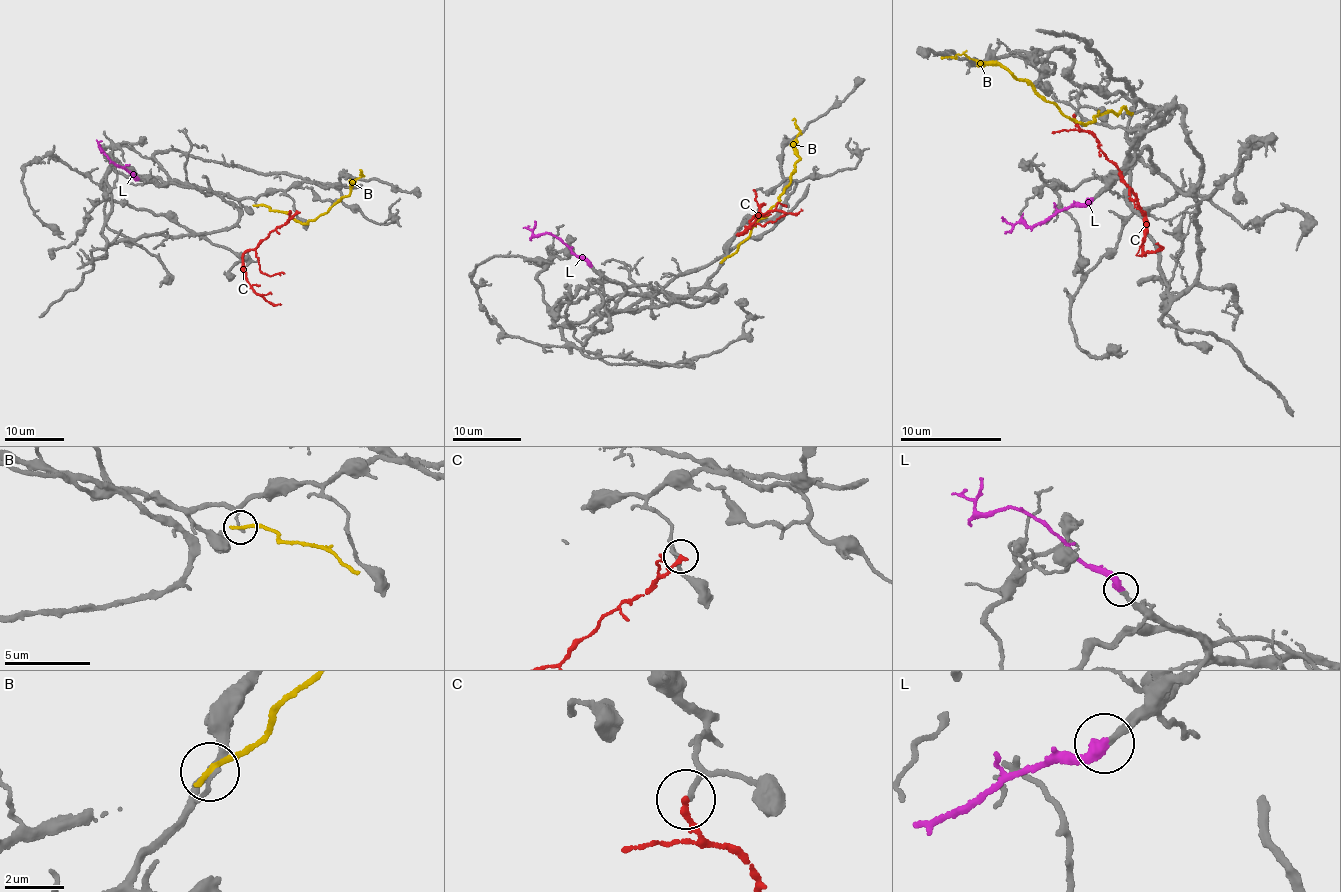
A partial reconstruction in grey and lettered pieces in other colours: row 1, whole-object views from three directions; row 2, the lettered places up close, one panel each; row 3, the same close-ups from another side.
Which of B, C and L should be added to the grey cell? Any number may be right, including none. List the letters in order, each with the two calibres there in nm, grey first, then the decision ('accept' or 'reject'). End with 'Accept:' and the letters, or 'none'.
B: 130 nm thick on the grey side, 200 nm on the other; reject
C: 160 nm thick on the grey side, 240 nm on the other; reject
L: 240 nm thick on the grey side, 420 nm on the other; accept
Accept: L

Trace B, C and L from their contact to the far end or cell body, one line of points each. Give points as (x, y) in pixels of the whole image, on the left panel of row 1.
B: (256, 205), (307, 223), (349, 193), (353, 182), (363, 175), (361, 170)
C: (297, 212), (243, 254), (243, 272), (249, 287), (276, 304), (281, 304)
L: (137, 179), (111, 163), (101, 151), (99, 142), (101, 141)

